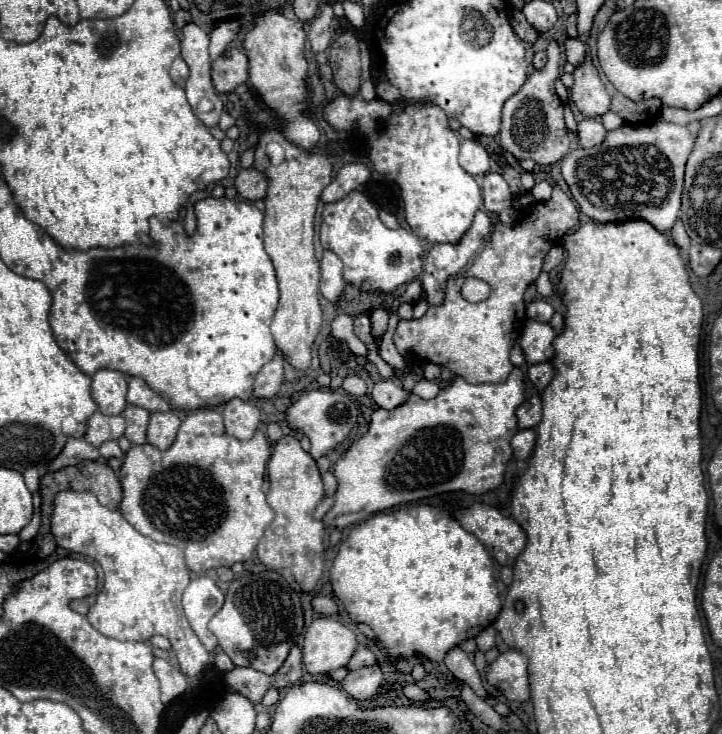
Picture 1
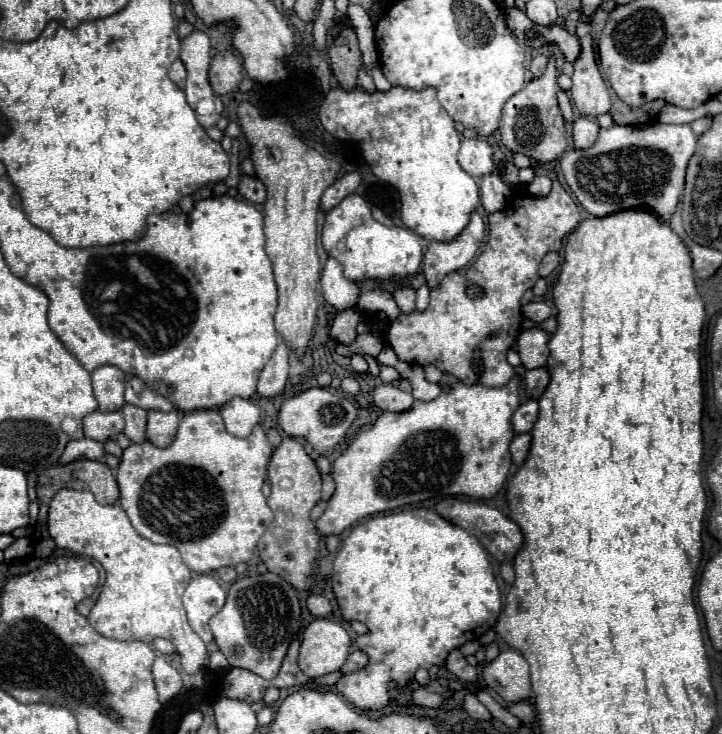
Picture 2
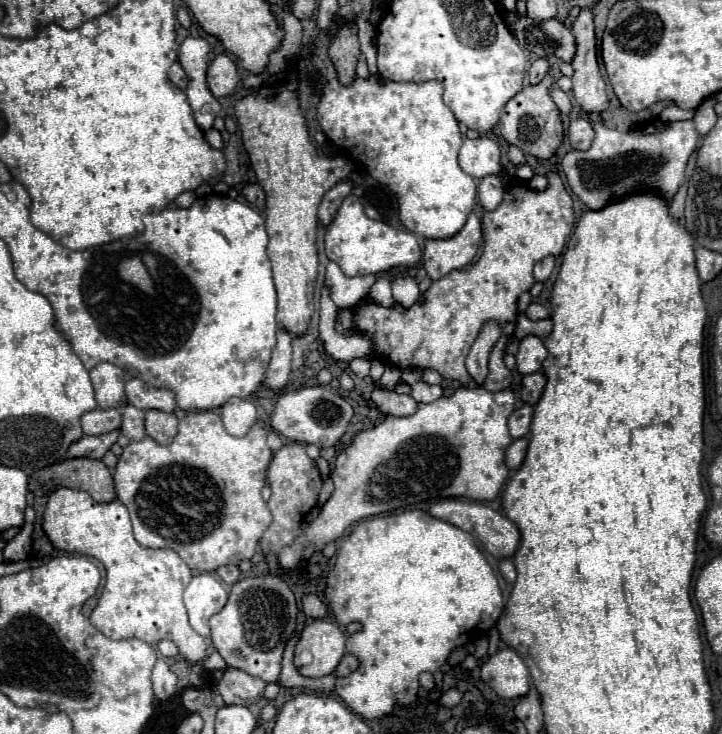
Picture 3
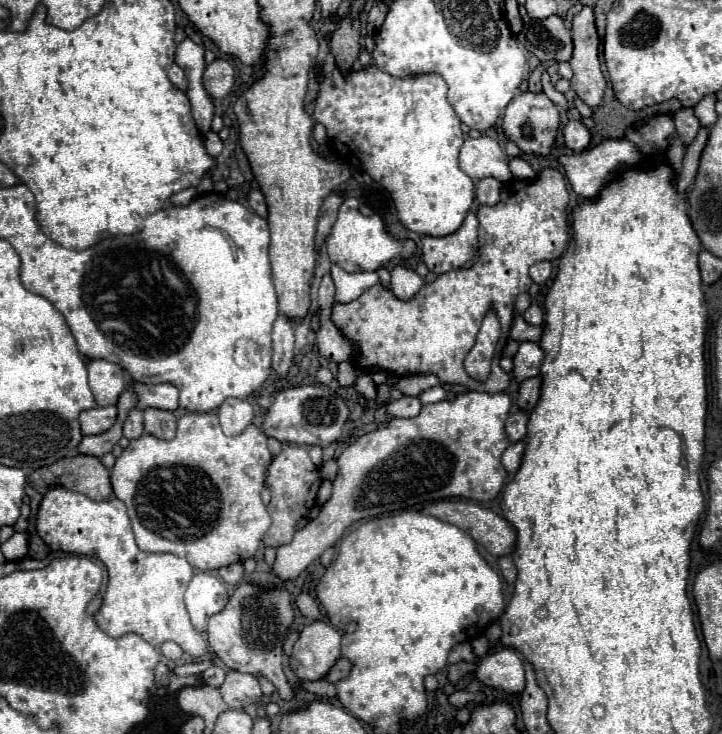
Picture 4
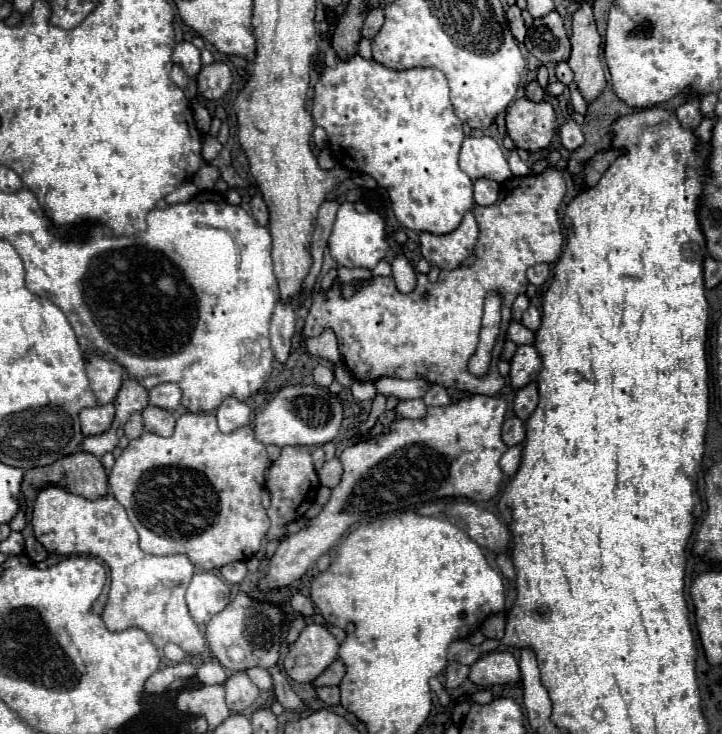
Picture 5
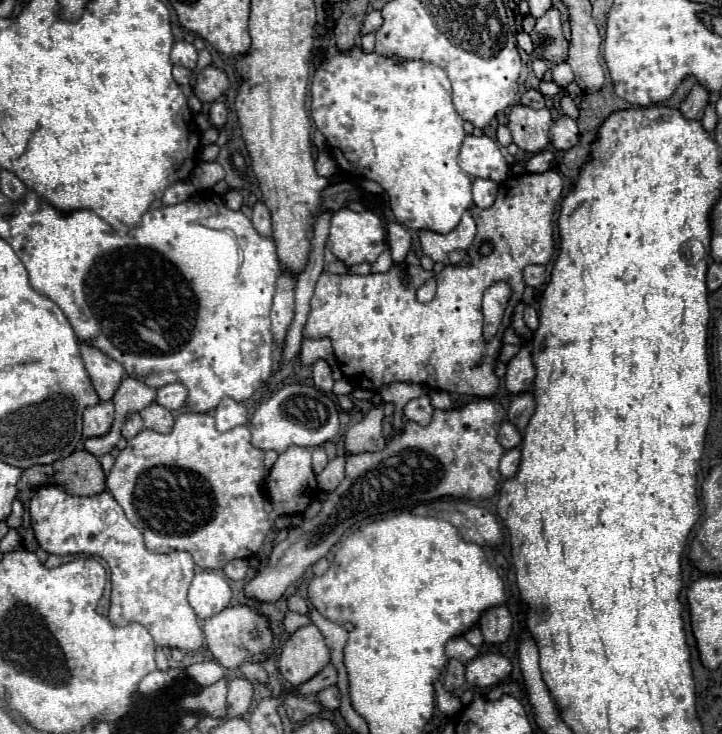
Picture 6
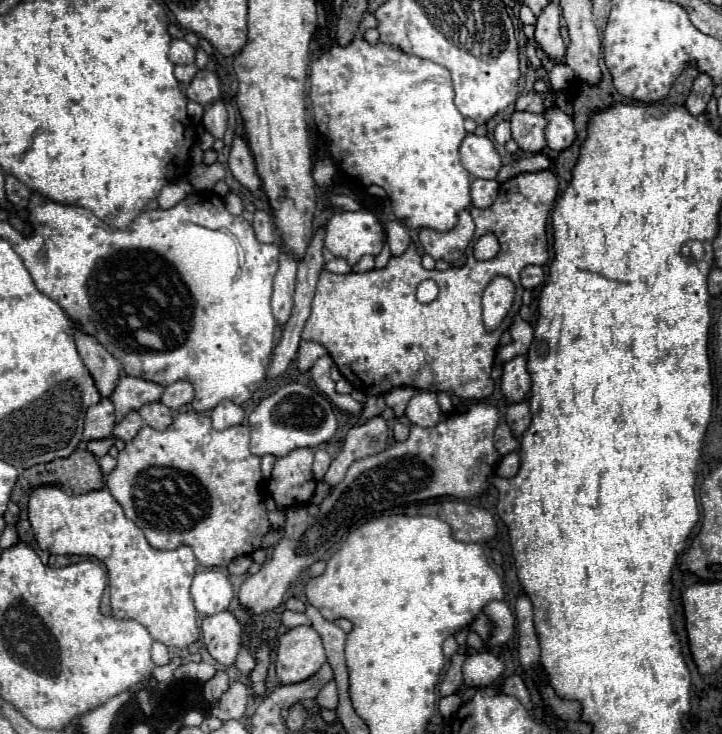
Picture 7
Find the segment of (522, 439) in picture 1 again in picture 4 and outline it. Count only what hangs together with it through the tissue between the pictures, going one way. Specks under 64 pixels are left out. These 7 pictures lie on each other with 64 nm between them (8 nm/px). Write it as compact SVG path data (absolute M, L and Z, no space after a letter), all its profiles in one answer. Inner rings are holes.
M516 442L516 444L510 444L508 450L502 454L502 464L506 468L506 472L514 474L520 466L520 460L522 460L522 454L524 454L524 442Z

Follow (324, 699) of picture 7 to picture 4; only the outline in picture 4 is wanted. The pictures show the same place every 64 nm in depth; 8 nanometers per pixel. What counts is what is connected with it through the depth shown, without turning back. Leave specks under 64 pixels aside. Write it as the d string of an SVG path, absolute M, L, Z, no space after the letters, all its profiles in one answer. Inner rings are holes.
M326 680L302 682L302 686L304 686L308 692L312 692L312 694L318 694L318 696L322 696L322 698L328 698L328 700L336 698L336 688L334 688L334 684L326 682Z

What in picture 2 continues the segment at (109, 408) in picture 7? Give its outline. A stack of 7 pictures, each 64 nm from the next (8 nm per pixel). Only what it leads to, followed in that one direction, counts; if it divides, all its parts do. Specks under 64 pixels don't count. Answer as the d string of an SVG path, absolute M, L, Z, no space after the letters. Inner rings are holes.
M90 412L84 416L84 436L94 438L94 440L108 440L116 438L124 428L124 418L122 412Z

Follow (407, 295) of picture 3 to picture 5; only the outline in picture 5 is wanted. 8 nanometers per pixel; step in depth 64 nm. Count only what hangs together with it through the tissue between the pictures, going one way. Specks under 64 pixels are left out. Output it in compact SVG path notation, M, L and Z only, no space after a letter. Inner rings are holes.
M398 248L396 258L392 260L392 276L400 292L410 292L416 286L416 272L408 264L408 258L404 256L402 248Z

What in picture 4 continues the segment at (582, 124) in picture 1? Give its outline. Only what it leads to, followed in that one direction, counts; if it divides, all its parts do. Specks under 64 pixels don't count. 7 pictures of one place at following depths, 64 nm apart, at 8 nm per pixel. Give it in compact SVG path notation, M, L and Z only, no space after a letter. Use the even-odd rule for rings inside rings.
M570 120L570 122L564 126L562 134L564 134L564 144L566 144L570 150L574 150L574 152L582 152L582 150L588 146L588 142L590 142L588 128L582 126L578 120Z

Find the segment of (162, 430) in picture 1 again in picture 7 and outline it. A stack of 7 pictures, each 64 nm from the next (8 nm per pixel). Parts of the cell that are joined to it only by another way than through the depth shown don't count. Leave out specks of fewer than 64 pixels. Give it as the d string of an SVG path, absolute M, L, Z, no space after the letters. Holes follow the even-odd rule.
M160 402L146 404L144 408L138 410L138 414L144 418L144 422L156 430L166 430L172 424L172 412L168 406Z

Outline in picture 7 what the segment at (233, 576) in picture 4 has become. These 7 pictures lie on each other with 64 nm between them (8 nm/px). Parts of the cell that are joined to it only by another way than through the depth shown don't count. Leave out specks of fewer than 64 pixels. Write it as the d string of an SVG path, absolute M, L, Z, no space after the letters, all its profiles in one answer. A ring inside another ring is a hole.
M238 556L236 560L232 560L228 564L228 572L234 576L242 576L242 574L246 574L250 564L252 564L252 556Z

